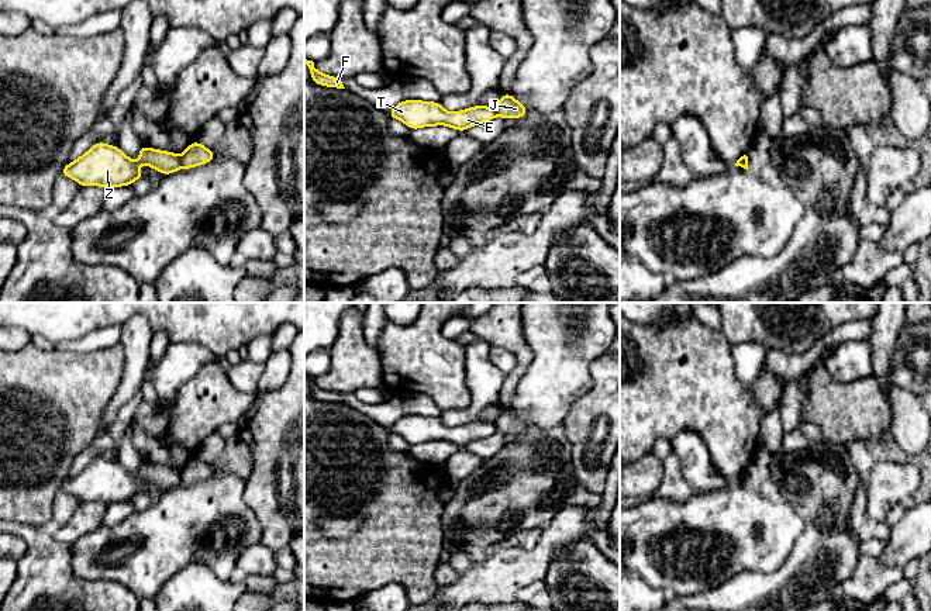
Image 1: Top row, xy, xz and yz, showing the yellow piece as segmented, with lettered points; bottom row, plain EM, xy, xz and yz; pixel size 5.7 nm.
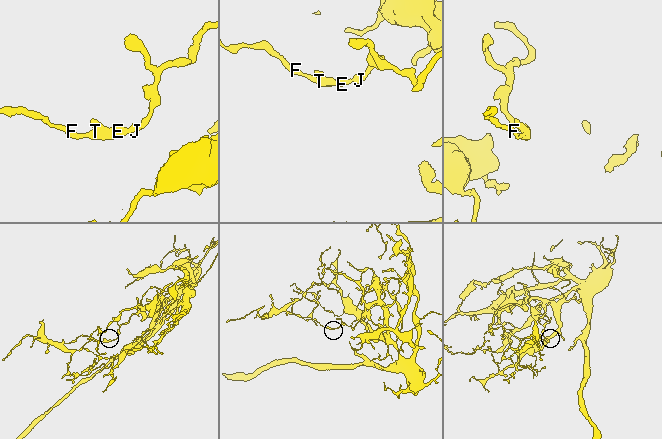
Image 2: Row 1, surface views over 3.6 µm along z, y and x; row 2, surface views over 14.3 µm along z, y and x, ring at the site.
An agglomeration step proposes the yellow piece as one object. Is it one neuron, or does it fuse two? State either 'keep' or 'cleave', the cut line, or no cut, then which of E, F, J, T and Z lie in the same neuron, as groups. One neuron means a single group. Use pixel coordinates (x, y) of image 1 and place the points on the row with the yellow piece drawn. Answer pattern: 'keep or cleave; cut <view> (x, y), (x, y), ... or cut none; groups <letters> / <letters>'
cleave; cut xy (179, 155), (182, 166); groups E F T Z / J

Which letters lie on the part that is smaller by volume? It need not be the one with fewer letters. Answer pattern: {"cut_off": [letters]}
{"cut_off": ["E", "F", "T", "Z"]}

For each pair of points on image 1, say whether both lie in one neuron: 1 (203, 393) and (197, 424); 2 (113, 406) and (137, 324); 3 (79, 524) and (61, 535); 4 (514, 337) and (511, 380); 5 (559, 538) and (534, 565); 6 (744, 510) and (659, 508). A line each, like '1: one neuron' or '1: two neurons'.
1: one neuron
2: one neuron
3: one neuron
4: one neuron
5: one neuron
6: one neuron

